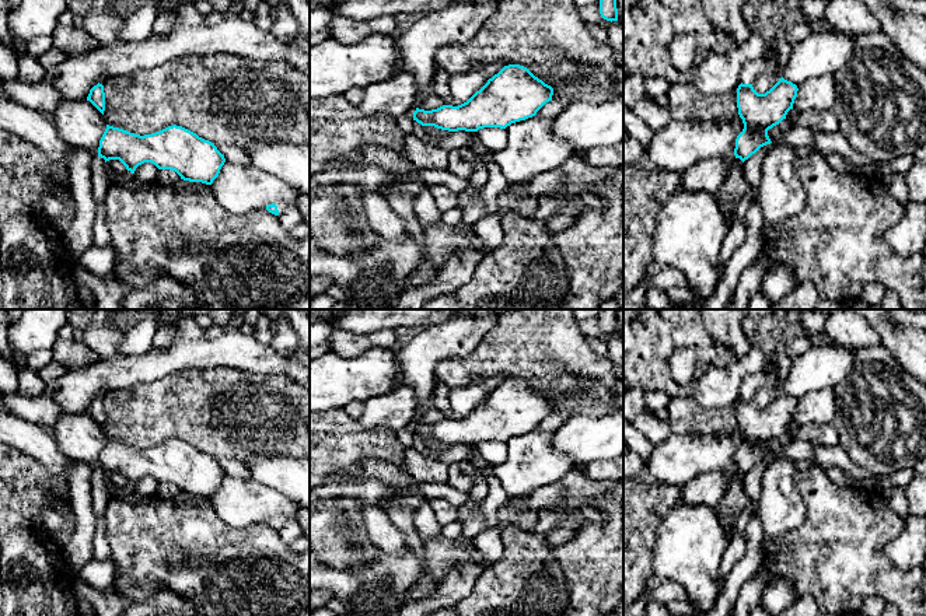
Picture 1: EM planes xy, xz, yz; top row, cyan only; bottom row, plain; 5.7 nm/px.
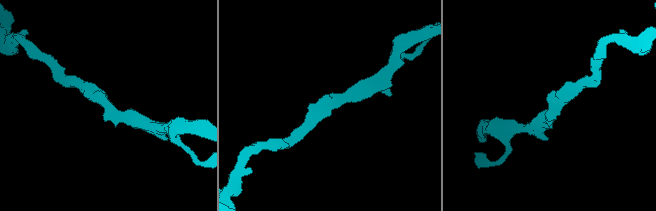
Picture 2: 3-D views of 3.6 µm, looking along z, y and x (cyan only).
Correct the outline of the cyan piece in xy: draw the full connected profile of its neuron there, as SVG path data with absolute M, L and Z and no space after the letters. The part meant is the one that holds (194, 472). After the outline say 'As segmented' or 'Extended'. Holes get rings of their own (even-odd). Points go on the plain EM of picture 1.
M106 438L99 454L98 470L104 472L105 476L109 473L119 473L132 487L134 487L139 479L151 476L158 483L175 484L184 494L202 496L206 498L213 497L226 476L224 469L212 455L177 438L144 449Z. As segmented

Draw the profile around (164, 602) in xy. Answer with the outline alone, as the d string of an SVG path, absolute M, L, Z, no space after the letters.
M160 589L144 602L129 603L123 616L196 616L196 612L172 591Z

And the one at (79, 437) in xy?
M62 413L52 434L66 458L84 463L98 463L106 442L104 428L87 413Z

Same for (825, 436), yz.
M834 423L824 426L799 426L794 434L783 433L779 438L768 444L772 456L780 454L793 441L807 441L813 447L834 447L839 444L838 430Z

